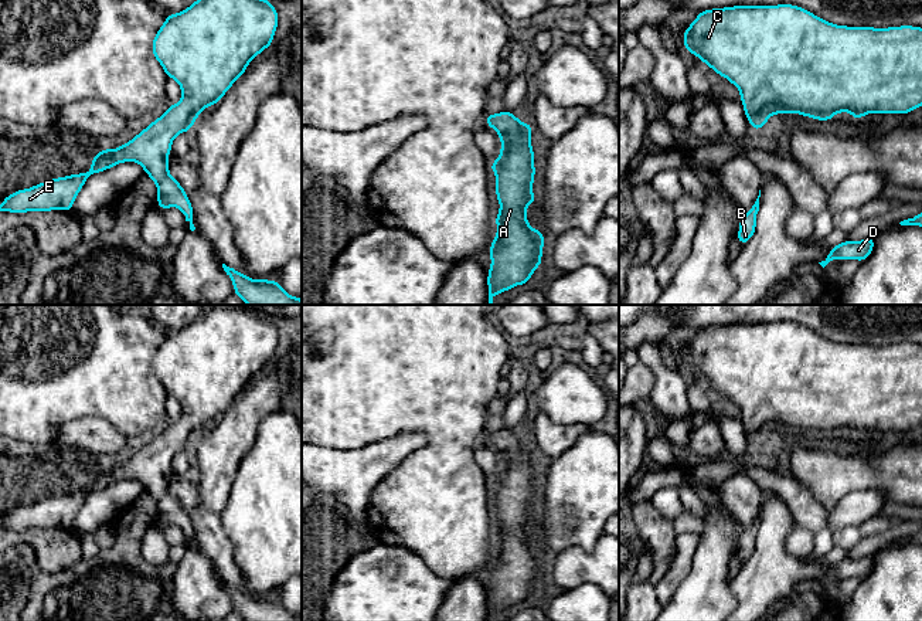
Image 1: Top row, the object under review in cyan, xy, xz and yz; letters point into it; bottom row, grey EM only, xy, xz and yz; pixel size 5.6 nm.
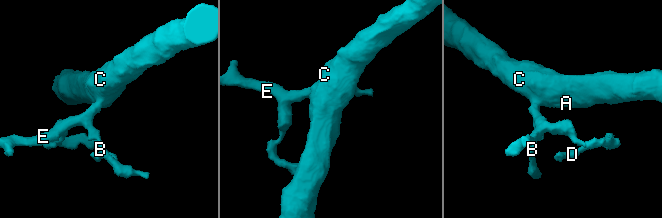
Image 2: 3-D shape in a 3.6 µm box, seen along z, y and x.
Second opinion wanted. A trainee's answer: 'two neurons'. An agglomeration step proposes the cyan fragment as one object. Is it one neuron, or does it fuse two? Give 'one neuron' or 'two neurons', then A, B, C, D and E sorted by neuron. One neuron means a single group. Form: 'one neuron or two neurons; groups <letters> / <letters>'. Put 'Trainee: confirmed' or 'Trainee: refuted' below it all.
one neuron; groups A B C D E
Trainee: refuted

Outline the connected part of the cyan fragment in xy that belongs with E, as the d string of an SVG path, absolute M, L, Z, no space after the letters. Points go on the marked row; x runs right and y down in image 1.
M197 0L180 13L167 14L164 24L153 38L152 51L154 58L166 71L166 77L178 82L181 88L181 101L178 104L169 105L167 111L160 118L153 121L146 129L143 129L139 135L120 147L102 149L92 157L89 172L51 179L35 184L31 189L14 191L3 200L0 204L0 211L17 214L27 211L52 210L72 211L72 204L89 176L108 170L123 162L137 162L144 169L144 173L152 177L157 186L157 206L161 210L178 207L183 211L186 221L190 223L190 230L194 231L195 227L193 224L193 204L187 197L186 190L174 177L170 176L169 172L167 159L171 152L171 143L178 133L191 130L201 111L207 106L214 106L227 94L232 84L245 74L248 64L265 48L272 45L278 23L278 11L269 0Z

